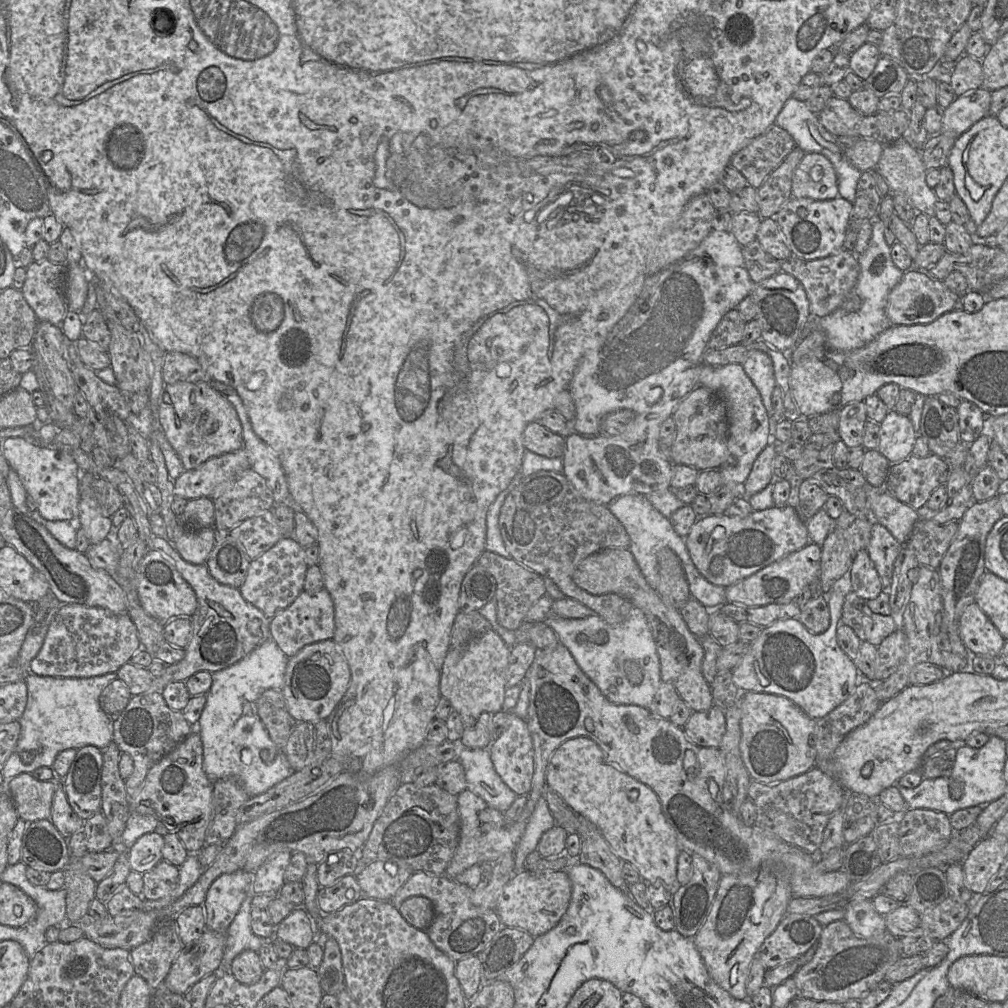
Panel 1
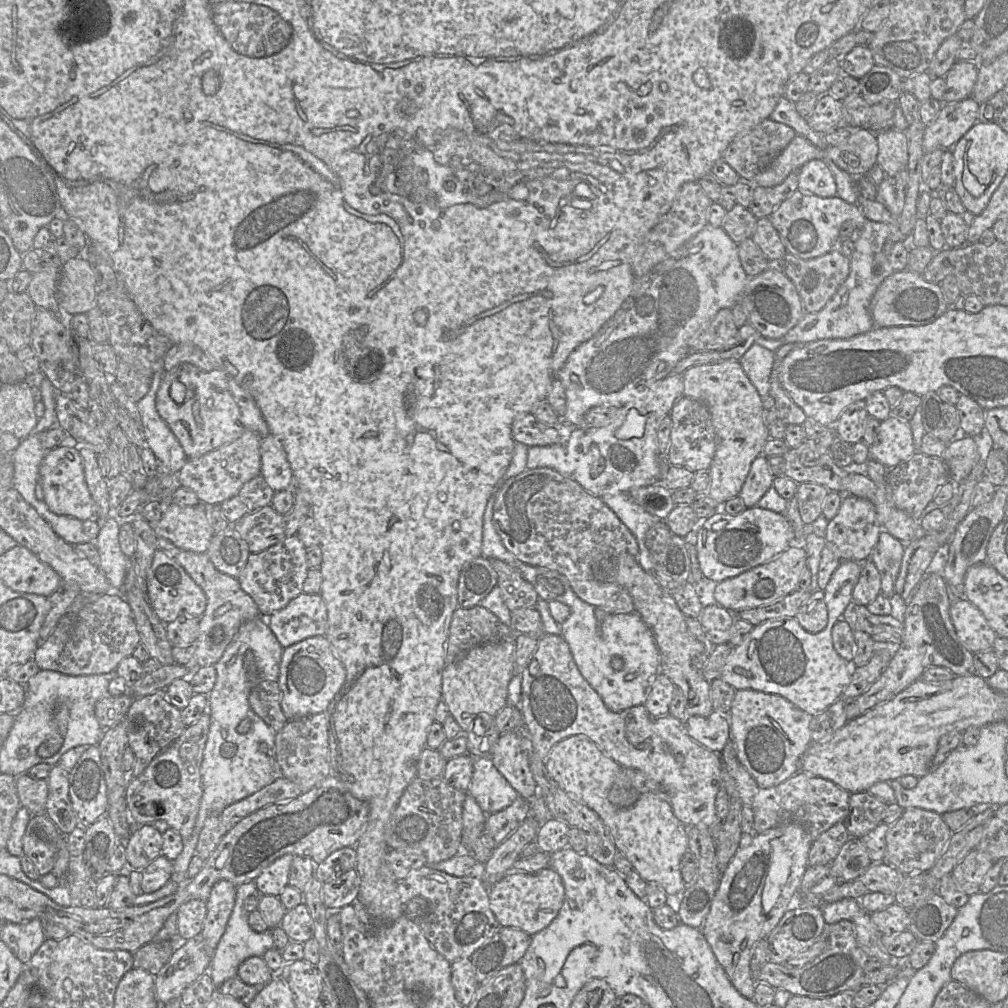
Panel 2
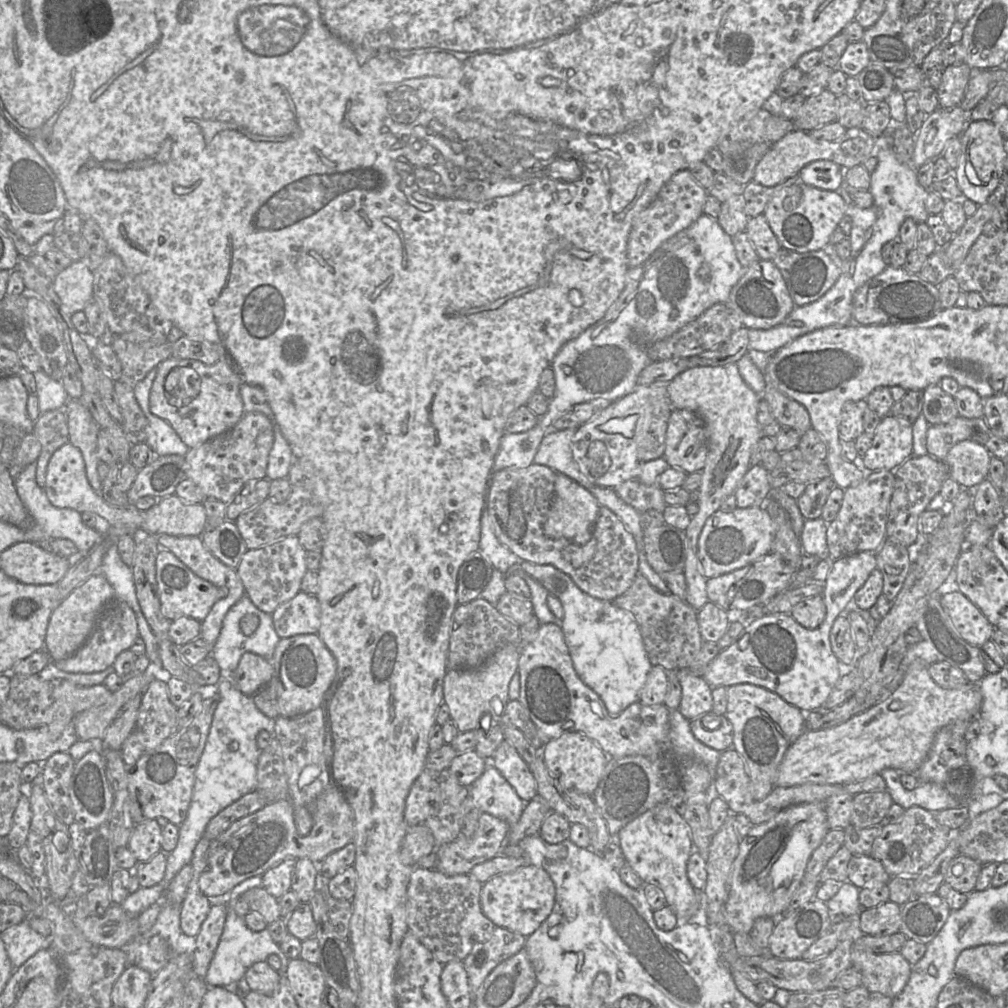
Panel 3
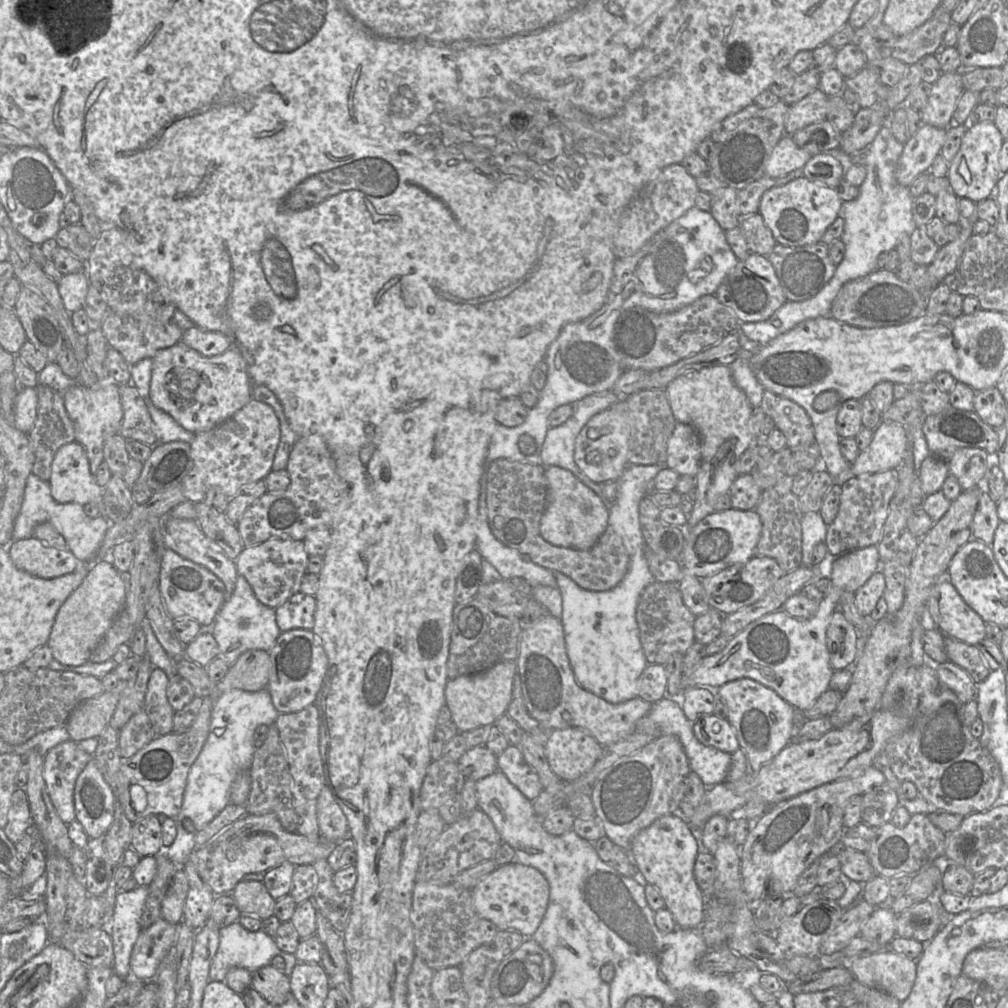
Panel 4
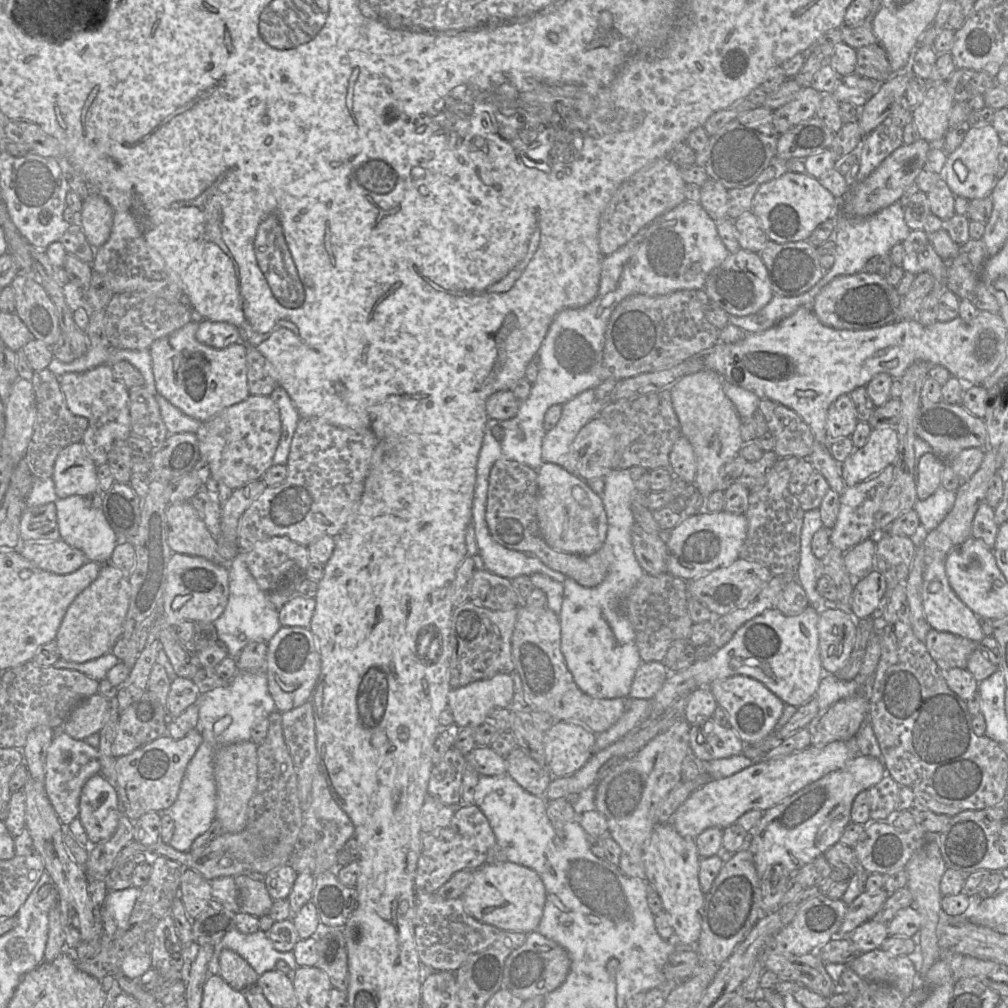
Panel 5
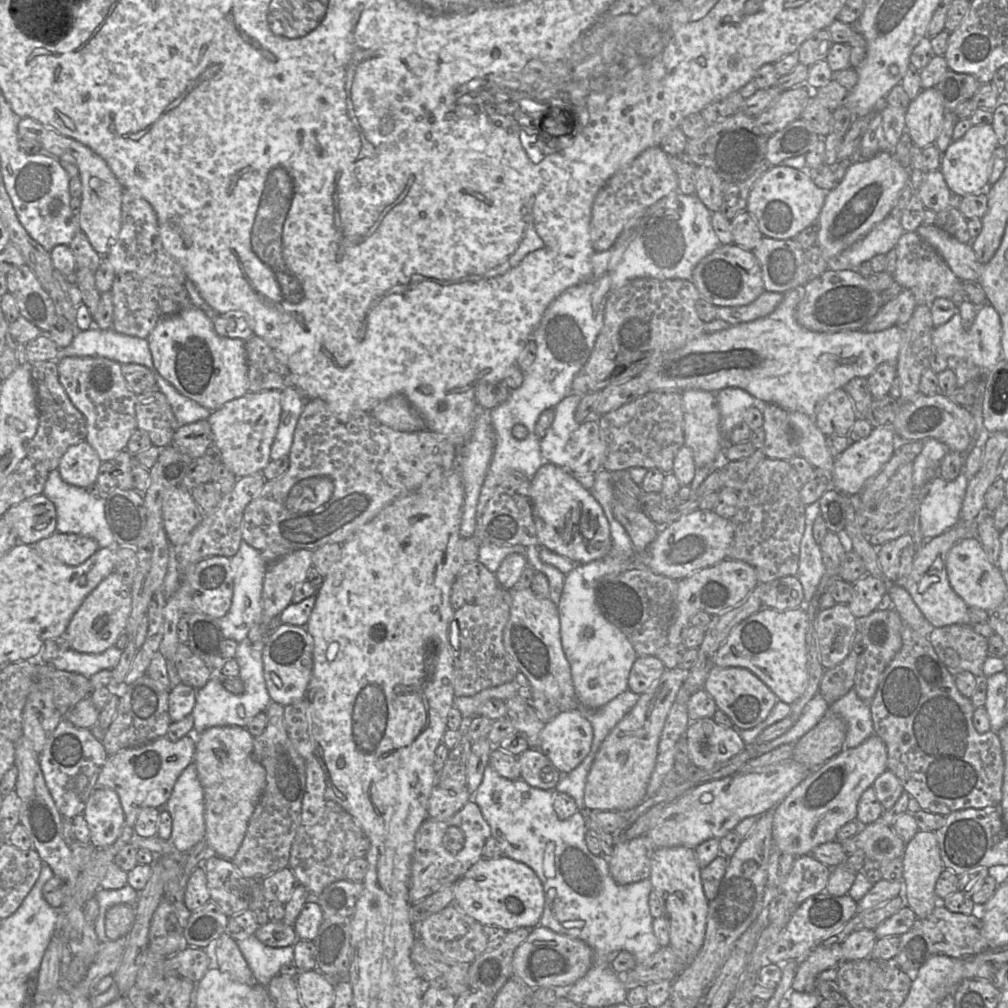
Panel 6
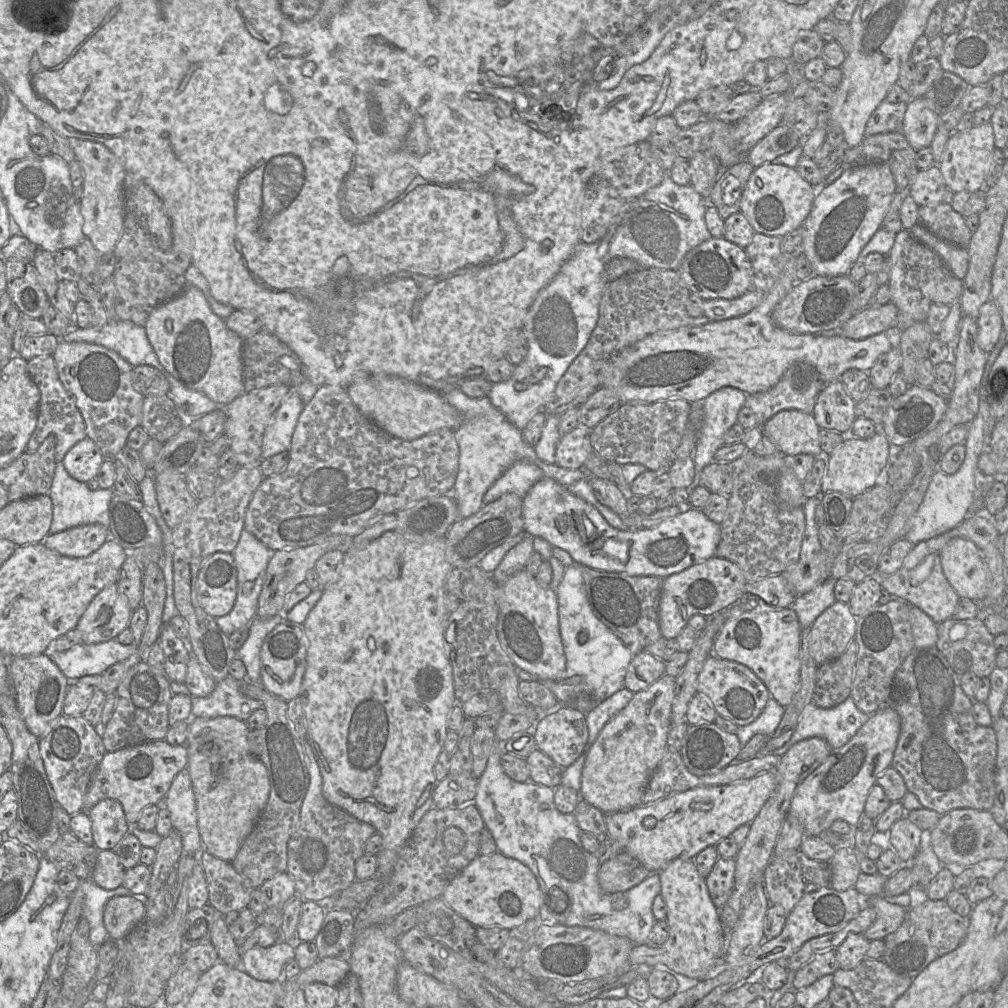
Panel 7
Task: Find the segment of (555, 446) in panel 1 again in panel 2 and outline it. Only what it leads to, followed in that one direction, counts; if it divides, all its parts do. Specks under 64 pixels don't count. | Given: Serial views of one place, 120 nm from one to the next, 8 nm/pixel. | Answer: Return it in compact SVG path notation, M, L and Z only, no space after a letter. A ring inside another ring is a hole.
M531 413L518 416L512 424L512 436L516 442L532 446L559 444L561 437L557 426L538 421Z

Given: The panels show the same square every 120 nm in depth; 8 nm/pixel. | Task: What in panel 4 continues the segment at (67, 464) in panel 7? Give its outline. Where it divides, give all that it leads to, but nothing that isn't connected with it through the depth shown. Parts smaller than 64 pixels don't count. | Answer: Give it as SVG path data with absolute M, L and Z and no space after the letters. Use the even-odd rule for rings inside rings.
M78 442L63 445L51 464L51 495L58 503L101 503L102 491L90 471L84 447Z

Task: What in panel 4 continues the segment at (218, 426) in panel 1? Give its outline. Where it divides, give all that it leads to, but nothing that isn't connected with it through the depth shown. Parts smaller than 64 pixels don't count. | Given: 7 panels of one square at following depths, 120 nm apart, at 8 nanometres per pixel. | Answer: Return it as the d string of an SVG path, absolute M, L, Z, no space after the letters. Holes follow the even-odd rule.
M179 341L175 345L159 350L152 358L150 399L154 406L169 414L180 426L194 434L208 431L230 418L252 398L252 383L246 362L236 347L224 353L206 357Z

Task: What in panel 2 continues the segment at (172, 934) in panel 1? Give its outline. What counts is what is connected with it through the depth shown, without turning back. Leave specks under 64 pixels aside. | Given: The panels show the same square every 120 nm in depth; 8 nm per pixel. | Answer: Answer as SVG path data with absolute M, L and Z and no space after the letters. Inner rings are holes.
M151 941L133 952L133 967L156 976L177 948L175 941Z

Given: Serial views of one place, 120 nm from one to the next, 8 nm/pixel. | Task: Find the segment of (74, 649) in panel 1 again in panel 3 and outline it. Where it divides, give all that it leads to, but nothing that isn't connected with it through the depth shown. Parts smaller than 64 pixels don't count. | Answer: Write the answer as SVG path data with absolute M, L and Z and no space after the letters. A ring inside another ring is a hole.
M115 597L104 607L93 631L80 649L67 659L53 662L57 668L69 673L100 672L113 665L122 651L130 649L138 636L138 624L134 611L126 602Z

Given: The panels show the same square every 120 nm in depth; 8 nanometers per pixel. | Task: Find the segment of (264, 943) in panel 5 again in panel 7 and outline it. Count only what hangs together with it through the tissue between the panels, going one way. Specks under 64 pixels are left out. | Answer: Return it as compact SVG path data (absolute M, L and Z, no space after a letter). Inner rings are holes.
M278 940L268 947L242 952L241 967L253 978L272 982L283 978L284 966L295 958L295 942Z

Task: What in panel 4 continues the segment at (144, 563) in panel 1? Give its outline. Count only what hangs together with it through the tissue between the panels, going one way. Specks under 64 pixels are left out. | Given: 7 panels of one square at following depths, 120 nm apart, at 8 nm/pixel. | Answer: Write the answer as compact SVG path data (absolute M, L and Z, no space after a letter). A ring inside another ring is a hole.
M167 548L162 559L159 587L171 618L191 617L212 633L216 615L225 603L225 585L215 574Z

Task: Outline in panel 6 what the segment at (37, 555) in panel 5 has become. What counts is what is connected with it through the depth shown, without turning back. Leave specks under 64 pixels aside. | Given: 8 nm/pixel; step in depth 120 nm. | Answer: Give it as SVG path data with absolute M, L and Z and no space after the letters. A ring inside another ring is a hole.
M55 532L35 544L27 545L31 545L47 562L68 566L84 563L99 549L97 541L93 538L60 532Z

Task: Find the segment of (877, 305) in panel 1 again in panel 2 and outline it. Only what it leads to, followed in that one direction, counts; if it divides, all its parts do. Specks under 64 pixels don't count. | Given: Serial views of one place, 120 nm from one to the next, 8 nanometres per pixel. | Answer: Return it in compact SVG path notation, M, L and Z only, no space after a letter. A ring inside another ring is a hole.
M866 219L858 232L855 249L850 256L849 275L828 303L818 312L805 313L781 338L769 339L759 336L755 344L775 352L787 343L806 344L821 339L848 339L873 329L875 324L870 313L871 301L883 280L895 272L888 256L883 252L883 244L891 235L888 224Z

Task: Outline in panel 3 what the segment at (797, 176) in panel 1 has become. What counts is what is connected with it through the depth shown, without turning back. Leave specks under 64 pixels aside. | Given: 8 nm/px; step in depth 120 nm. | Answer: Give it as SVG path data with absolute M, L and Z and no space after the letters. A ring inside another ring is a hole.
M816 160L804 166L799 172L799 177L807 185L836 191L842 185L844 169L829 160Z

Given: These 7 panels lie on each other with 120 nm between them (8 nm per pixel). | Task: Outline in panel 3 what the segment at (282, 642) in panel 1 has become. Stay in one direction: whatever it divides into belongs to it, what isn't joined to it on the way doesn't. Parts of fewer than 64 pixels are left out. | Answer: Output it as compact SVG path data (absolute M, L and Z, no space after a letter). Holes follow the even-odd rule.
M299 591L291 600L279 605L272 618L280 638L317 634L321 626L320 603L316 595Z

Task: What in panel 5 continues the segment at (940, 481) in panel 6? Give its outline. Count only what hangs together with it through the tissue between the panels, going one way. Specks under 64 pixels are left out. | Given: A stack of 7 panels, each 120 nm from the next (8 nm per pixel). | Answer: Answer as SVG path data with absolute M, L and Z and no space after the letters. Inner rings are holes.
M940 485L936 491L925 500L919 500L914 510L921 522L921 537L935 529L953 508L956 492L946 490Z

